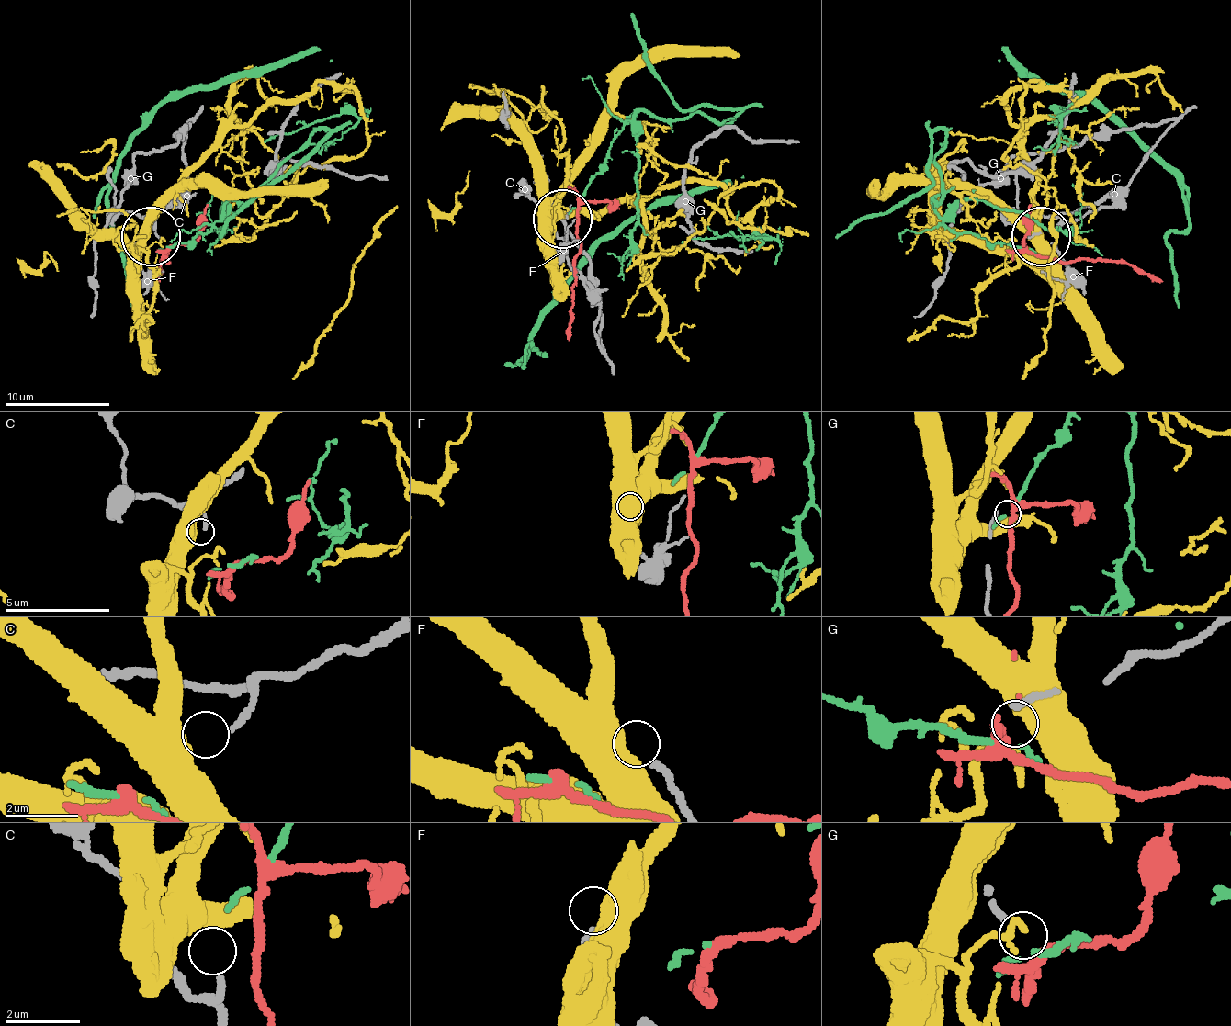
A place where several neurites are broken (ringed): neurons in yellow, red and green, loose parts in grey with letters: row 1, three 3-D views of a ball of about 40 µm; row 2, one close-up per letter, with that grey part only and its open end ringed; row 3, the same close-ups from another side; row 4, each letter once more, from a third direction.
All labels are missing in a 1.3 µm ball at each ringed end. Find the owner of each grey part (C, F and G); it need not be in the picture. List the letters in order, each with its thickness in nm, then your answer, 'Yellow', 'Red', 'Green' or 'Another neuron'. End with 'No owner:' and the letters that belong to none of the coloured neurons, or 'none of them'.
C: Thickness 160 nm. Another neuron
F: Thickness 200 nm. Another neuron
G: Thickness 170 nm. Another neuron
No owner: C, F, G

